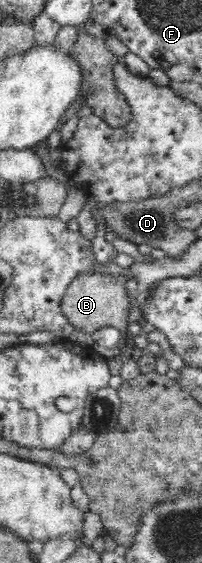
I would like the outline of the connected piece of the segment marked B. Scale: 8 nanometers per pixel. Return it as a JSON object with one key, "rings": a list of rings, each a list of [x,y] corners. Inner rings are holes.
{"rings":[[[83,273],[69,285],[63,297],[62,310],[70,324],[90,335],[102,327],[114,327],[126,331],[130,315],[130,293],[126,275],[102,275],[100,273]]]}

